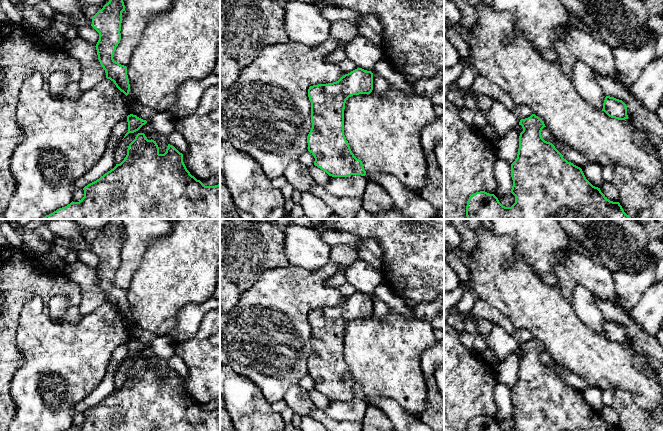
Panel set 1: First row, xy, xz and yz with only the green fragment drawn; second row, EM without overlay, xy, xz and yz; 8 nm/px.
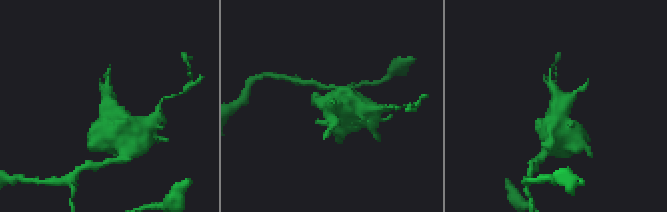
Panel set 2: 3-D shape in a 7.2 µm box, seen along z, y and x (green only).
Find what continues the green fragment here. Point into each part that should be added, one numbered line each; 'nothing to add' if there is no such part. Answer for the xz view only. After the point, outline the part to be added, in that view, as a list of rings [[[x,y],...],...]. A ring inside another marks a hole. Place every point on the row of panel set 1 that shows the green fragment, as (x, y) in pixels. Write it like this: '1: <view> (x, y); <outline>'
nothing to add

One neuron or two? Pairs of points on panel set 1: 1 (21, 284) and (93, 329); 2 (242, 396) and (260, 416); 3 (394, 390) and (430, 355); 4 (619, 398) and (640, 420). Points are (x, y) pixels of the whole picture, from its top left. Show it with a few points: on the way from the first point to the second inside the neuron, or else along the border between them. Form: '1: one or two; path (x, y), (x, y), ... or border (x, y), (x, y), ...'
1: two; border (83, 317), (73, 323), (65, 323), (60, 320)
2: one; path (246, 401), (255, 411)
3: two; border (433, 345), (423, 352), (420, 361), (427, 387)
4: one; path (624, 403), (635, 415)

